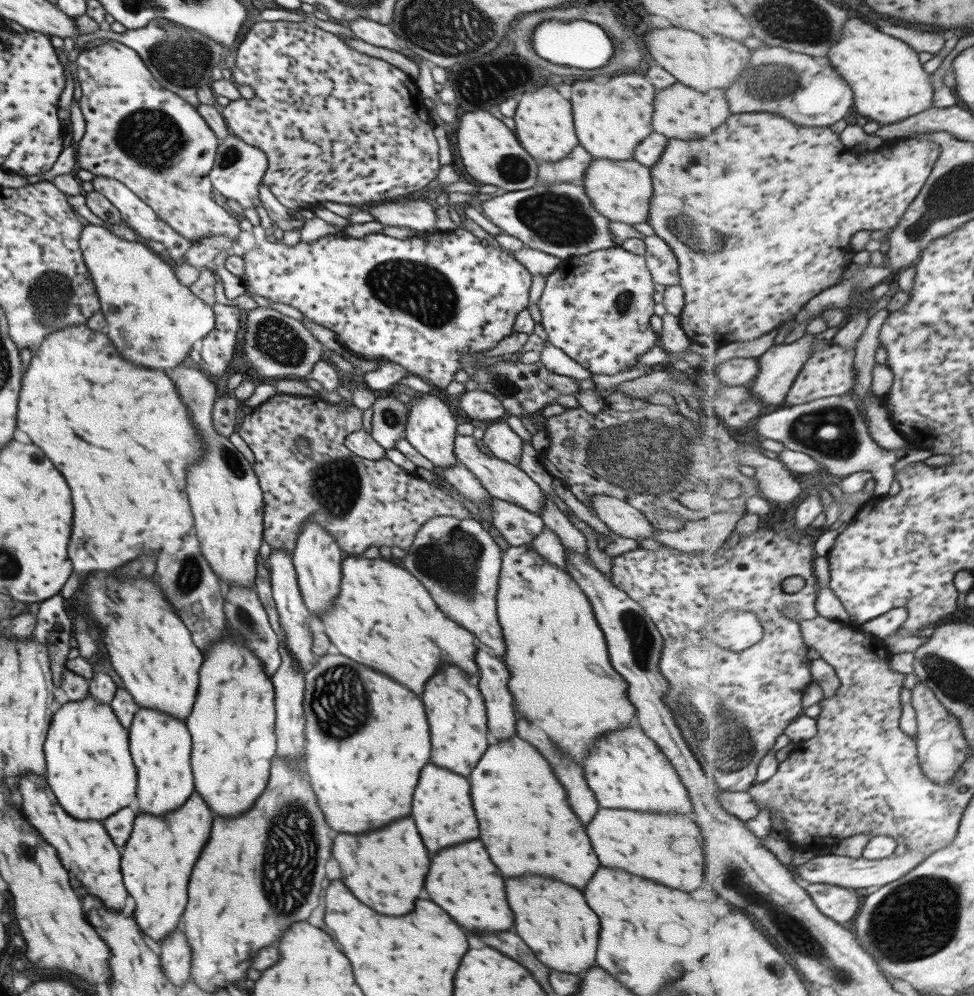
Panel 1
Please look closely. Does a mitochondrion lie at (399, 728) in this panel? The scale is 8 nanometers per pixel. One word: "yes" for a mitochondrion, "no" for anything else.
no

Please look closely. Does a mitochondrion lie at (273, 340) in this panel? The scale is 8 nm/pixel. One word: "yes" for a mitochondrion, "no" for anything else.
yes

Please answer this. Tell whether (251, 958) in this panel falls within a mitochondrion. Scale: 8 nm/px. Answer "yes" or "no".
no

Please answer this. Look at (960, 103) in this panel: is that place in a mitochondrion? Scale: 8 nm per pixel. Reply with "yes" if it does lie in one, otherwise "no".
no

